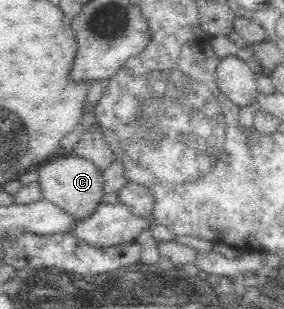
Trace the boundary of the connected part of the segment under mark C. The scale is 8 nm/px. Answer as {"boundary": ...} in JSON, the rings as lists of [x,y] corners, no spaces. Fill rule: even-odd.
{"boundary":[[[59,153],[43,163],[38,170],[43,198],[61,206],[75,218],[85,220],[91,217],[95,209],[104,202],[106,193],[103,170],[89,158]]]}

